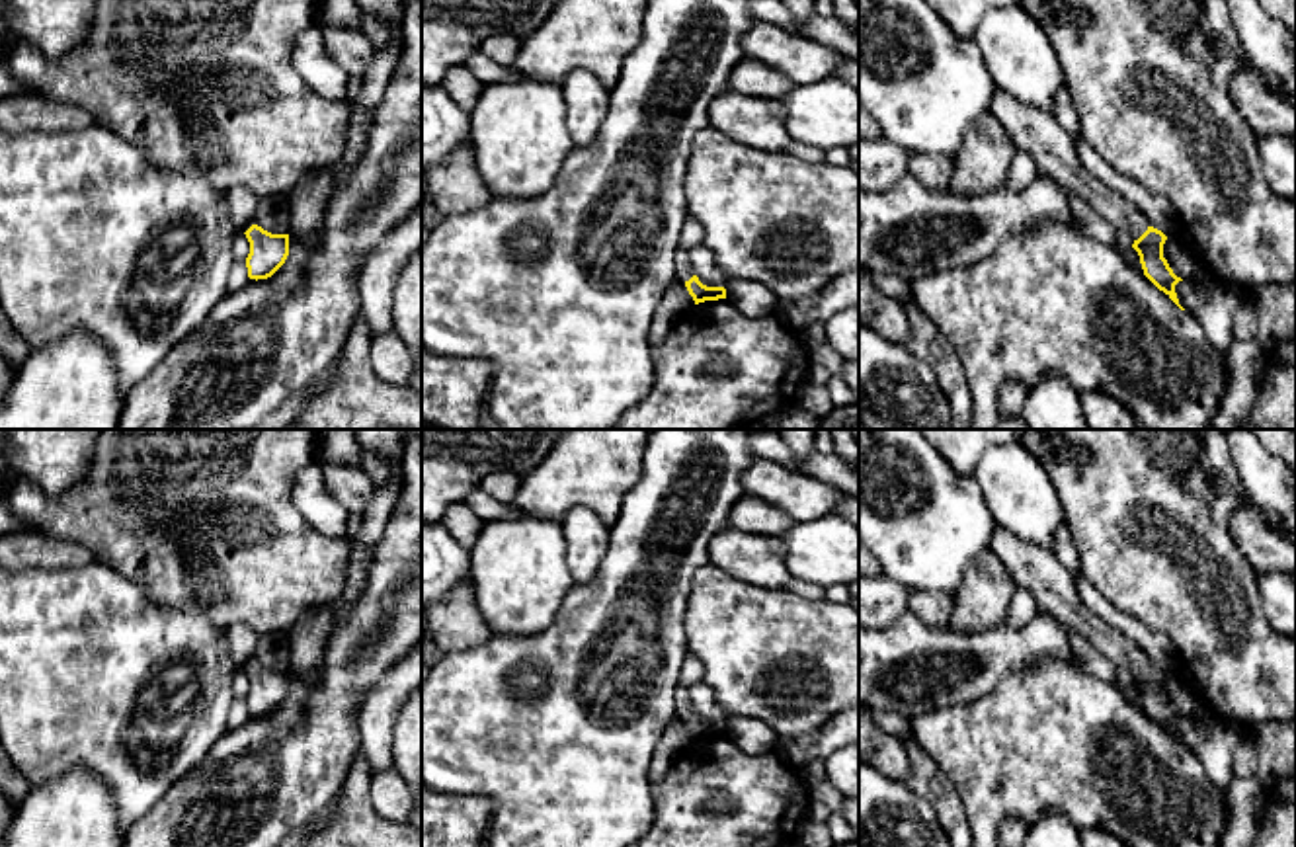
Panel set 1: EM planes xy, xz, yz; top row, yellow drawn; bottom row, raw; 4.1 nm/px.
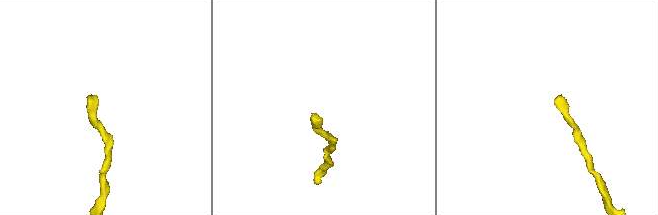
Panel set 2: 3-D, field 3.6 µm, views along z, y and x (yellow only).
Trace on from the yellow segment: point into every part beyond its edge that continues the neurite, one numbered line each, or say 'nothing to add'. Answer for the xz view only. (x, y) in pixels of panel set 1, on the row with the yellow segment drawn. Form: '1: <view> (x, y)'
1: xz (684, 270)

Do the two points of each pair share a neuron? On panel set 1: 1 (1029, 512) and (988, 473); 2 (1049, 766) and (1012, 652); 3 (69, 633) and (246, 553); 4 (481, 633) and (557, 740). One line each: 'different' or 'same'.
1: same
2: different
3: different
4: different

